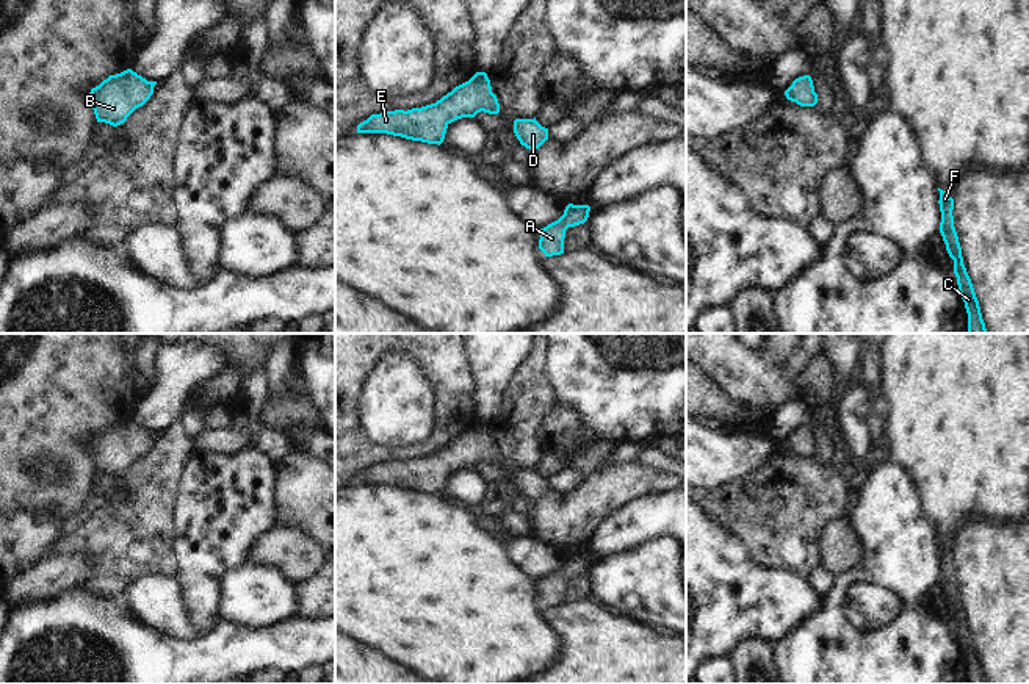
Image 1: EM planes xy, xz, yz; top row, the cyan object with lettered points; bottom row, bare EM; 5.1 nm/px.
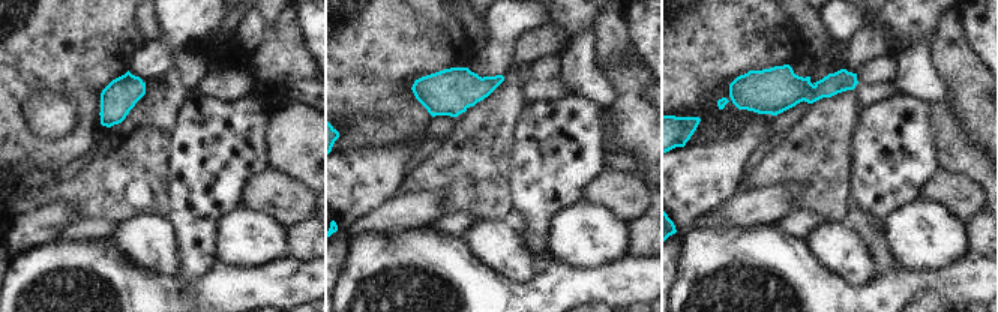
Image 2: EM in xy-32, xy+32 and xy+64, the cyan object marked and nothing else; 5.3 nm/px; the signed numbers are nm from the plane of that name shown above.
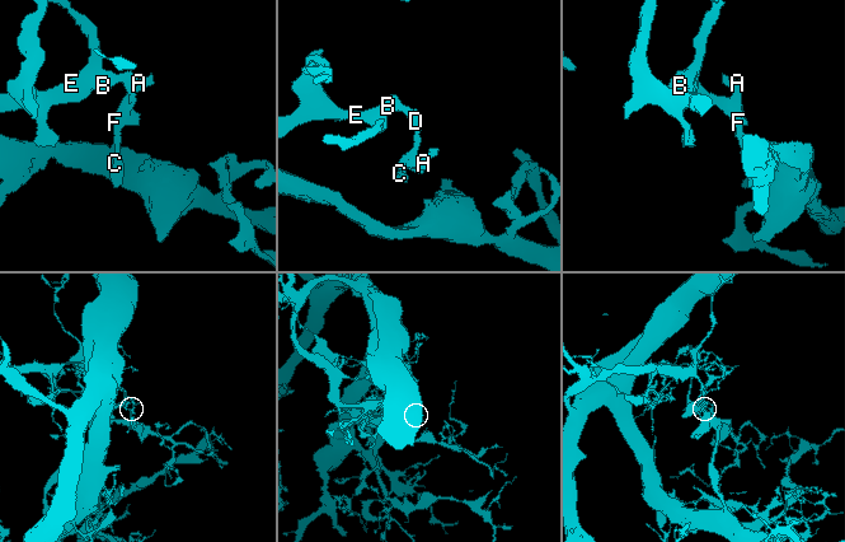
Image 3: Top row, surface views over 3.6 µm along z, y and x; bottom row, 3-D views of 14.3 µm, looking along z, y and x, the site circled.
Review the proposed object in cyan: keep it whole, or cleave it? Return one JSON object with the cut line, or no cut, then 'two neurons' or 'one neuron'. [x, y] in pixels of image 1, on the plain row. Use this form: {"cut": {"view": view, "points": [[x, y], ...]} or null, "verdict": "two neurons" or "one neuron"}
{"cut": null, "verdict": "one neuron"}

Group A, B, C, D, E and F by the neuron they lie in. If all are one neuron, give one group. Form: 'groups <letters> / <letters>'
groups A B C D E F

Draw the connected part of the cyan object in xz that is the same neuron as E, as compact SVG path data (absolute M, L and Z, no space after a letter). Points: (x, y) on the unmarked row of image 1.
M476 423L435 454L371 465L357 476L357 484L387 484L428 495L442 495L451 473L478 463L498 465L500 454L486 423Z

